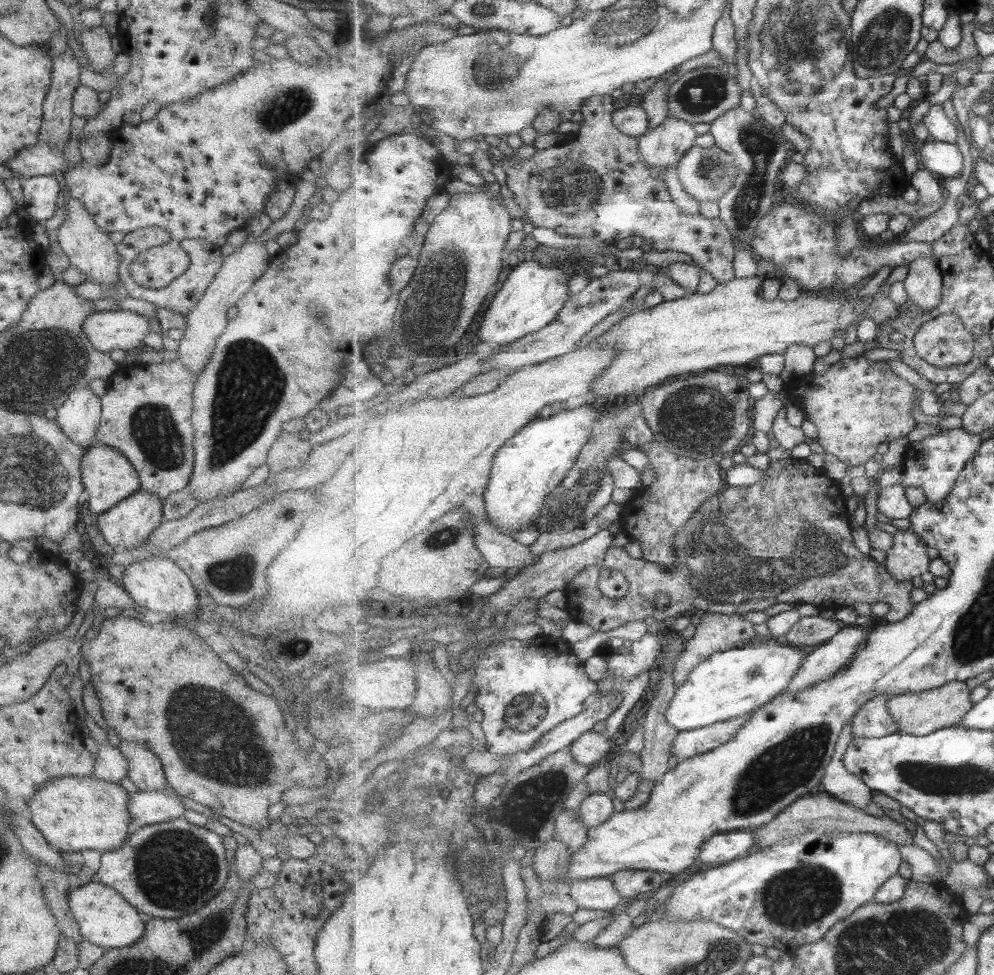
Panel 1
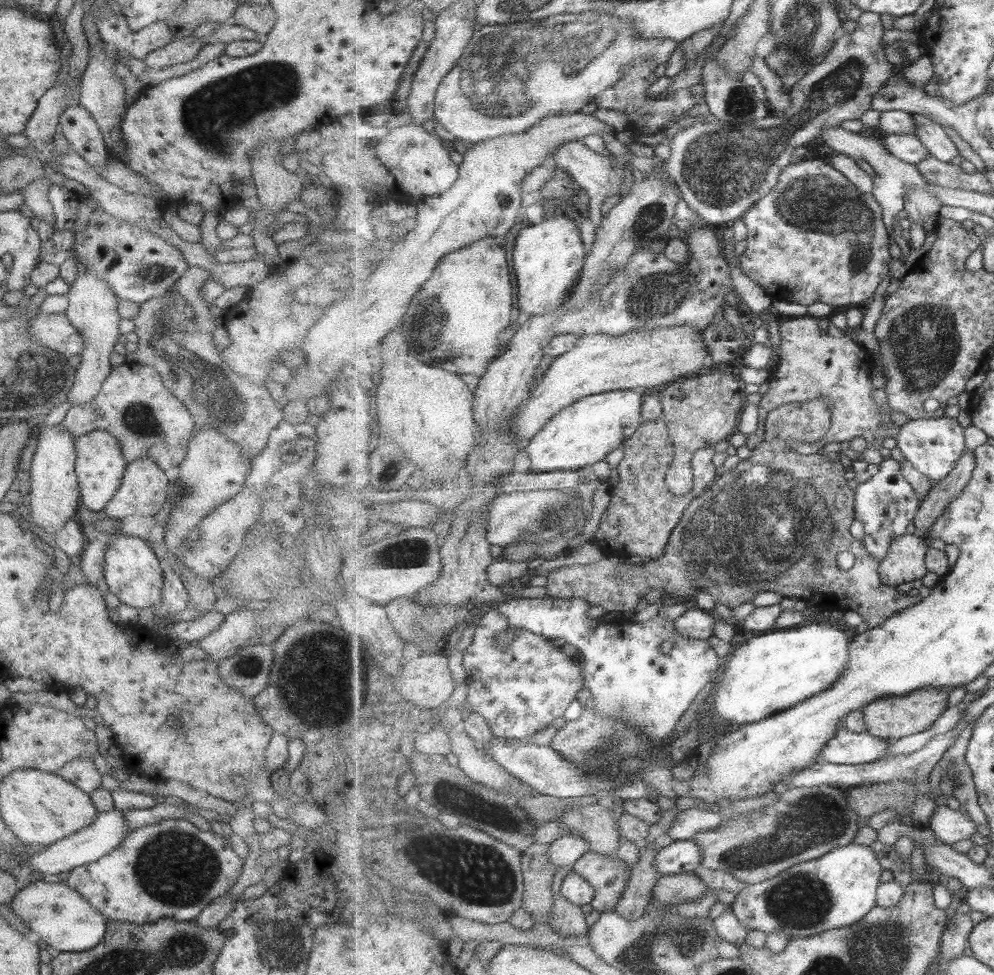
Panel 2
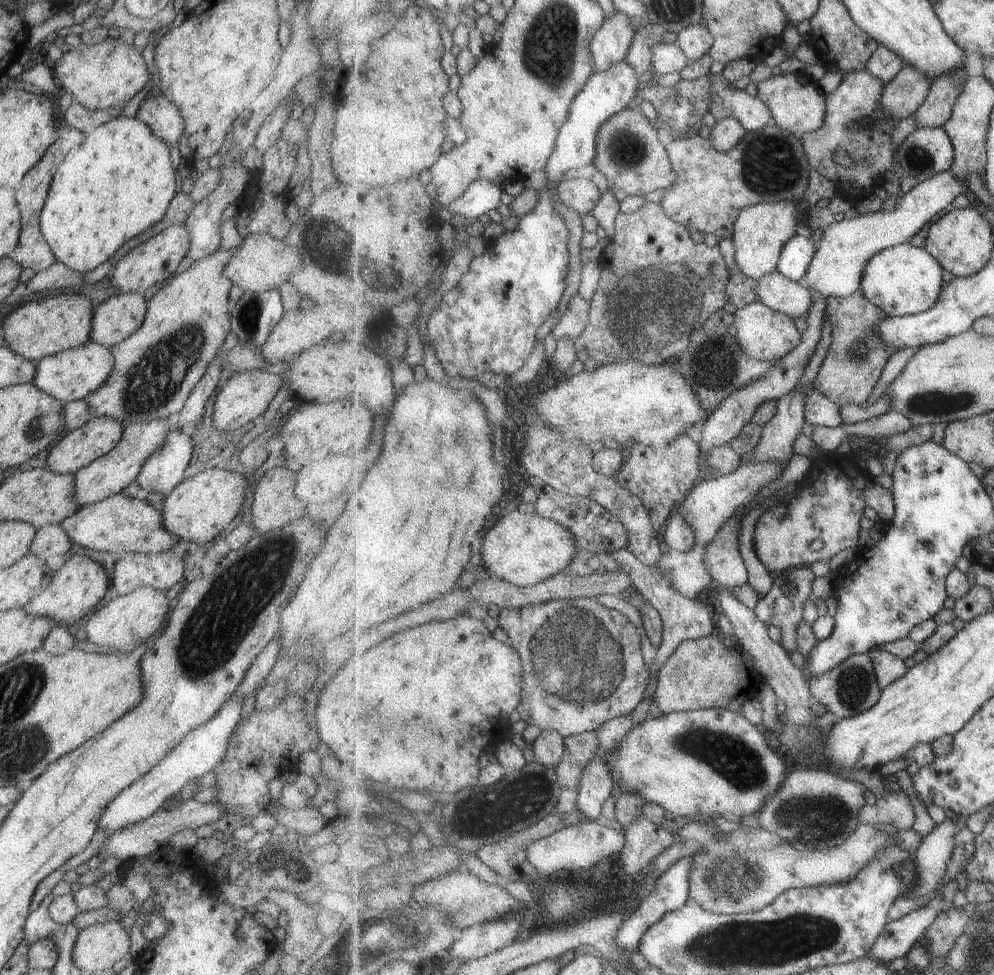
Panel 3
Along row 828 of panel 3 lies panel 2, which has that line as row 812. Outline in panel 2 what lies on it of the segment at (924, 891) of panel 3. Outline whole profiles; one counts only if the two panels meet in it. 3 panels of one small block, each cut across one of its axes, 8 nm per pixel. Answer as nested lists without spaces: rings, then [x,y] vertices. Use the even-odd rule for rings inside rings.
[[[947,805],[939,806],[929,824],[937,839],[948,845],[956,844],[961,840],[970,840],[973,834],[978,833],[978,824],[970,814],[960,810],[952,810]]]

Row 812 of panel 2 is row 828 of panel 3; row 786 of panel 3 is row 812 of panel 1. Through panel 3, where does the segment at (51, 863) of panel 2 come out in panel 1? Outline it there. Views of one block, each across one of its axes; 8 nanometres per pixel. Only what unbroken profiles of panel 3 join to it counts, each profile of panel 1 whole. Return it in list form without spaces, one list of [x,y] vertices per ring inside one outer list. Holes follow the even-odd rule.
[[[171,788],[160,792],[134,792],[128,802],[128,815],[132,819],[132,824],[128,826],[130,835],[148,824],[184,818],[186,810],[179,796]]]

